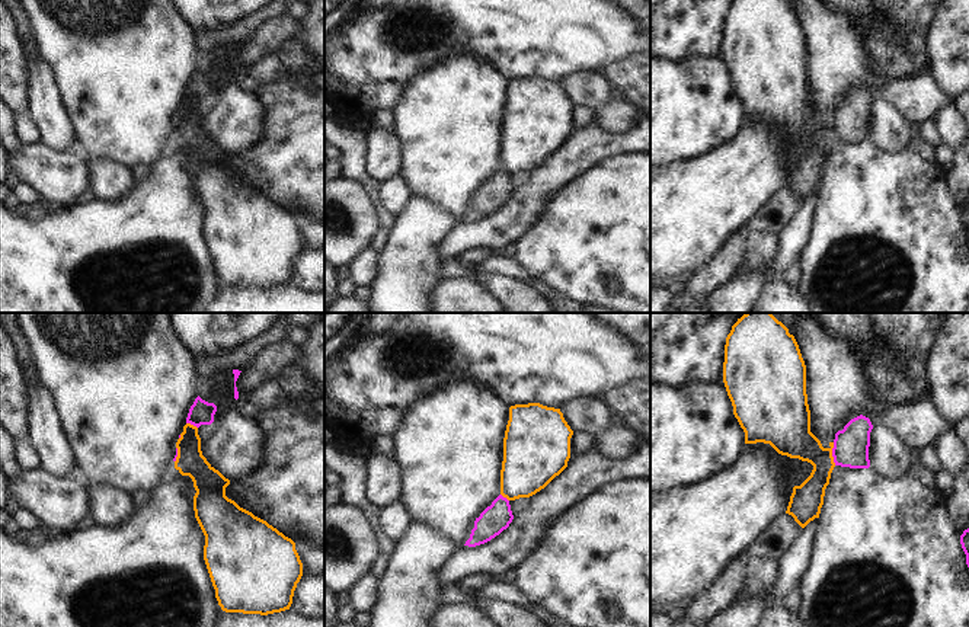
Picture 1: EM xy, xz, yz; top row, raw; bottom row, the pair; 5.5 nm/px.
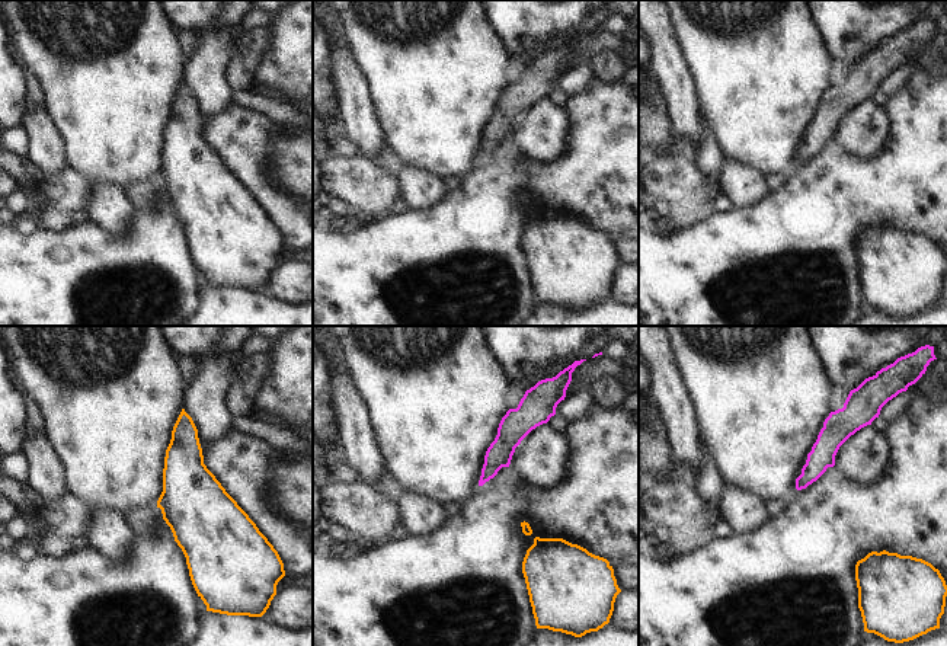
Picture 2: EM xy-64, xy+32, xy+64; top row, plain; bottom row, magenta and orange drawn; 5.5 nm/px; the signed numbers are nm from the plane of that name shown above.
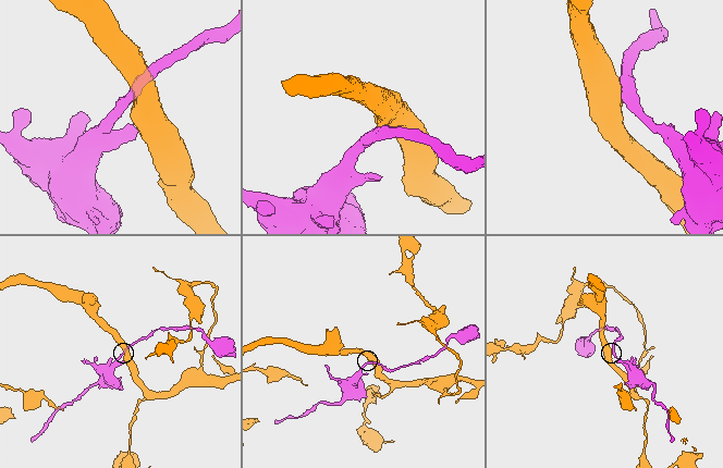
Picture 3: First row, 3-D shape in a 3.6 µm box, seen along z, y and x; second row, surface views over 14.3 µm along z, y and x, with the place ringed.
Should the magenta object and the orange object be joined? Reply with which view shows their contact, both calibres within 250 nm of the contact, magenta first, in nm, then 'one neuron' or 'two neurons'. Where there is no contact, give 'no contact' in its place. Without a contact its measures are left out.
yz | 190/220 nm | two neurons

